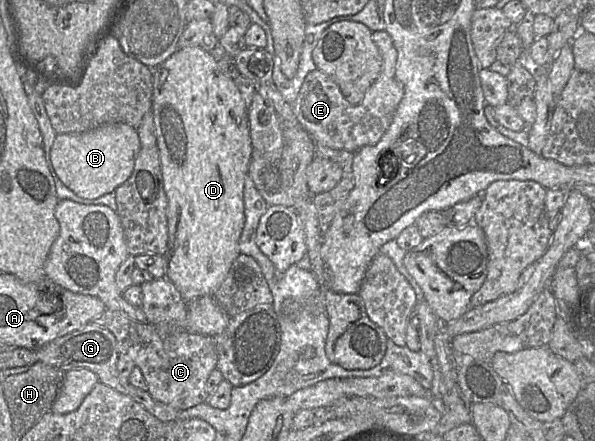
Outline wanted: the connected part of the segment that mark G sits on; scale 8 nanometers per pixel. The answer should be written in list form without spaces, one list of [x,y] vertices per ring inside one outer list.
[[[88,323],[78,330],[47,343],[37,349],[36,353],[38,362],[51,365],[64,372],[73,369],[88,369],[94,372],[99,379],[99,383],[131,397],[161,421],[173,421],[178,418],[181,412],[180,410],[155,400],[147,391],[135,388],[128,383],[127,379],[120,377],[117,370],[117,362],[120,354],[118,343],[115,336],[106,328]]]

